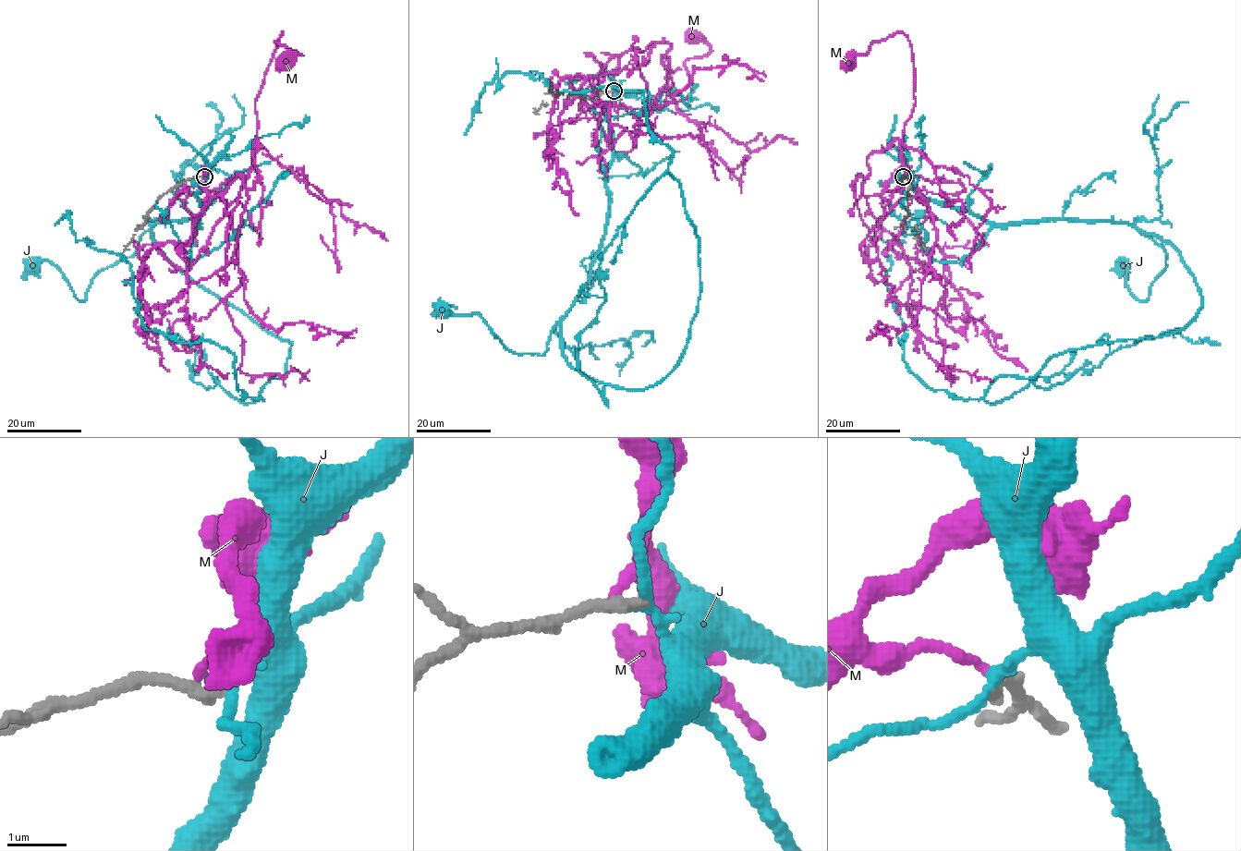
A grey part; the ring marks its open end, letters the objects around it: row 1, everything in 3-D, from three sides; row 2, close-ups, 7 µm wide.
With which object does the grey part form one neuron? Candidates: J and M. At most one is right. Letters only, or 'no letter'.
no letter

